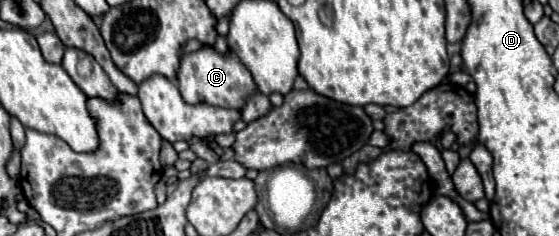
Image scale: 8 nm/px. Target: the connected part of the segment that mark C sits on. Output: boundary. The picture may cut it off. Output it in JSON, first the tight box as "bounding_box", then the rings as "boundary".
{"bounding_box":[177,46,257,108],"boundary":[[[203,46],[197,52],[183,54],[181,58],[181,68],[177,74],[177,88],[183,96],[185,102],[189,104],[211,104],[211,106],[221,106],[221,108],[243,108],[245,102],[257,92],[255,82],[251,80],[251,72],[243,68],[243,62],[235,52],[227,50],[227,54],[217,52],[213,46]]]}

